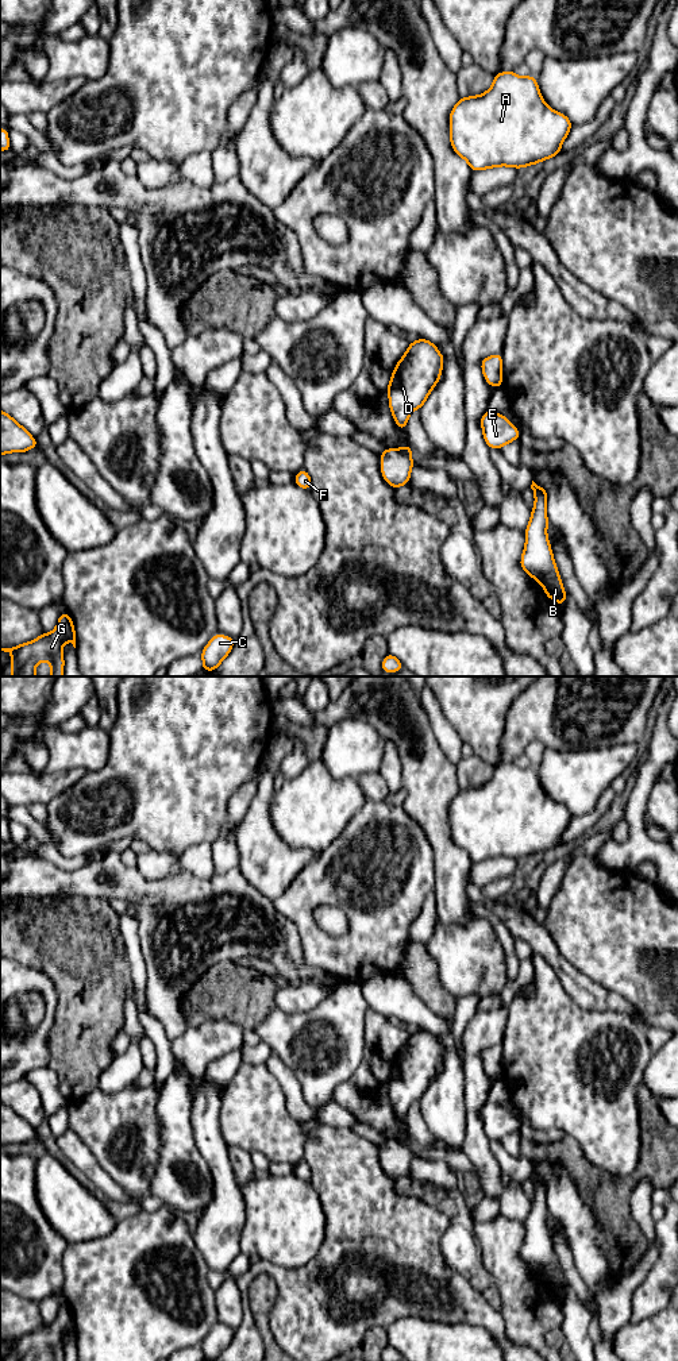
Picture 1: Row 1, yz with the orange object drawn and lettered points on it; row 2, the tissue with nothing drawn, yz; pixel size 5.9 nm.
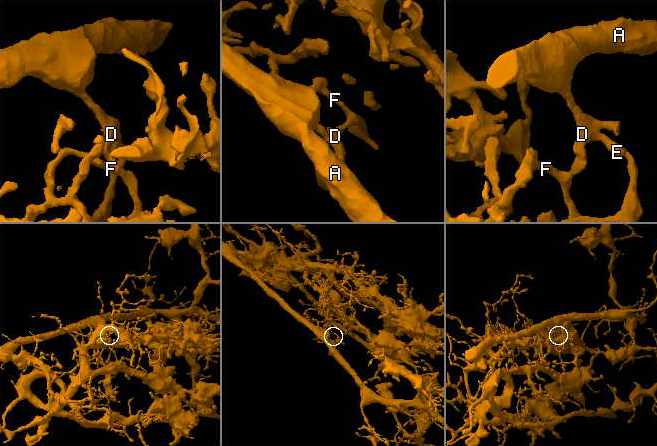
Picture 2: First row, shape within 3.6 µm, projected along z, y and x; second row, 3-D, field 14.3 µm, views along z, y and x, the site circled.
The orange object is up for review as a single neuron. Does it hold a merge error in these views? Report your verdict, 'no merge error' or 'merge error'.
merge error

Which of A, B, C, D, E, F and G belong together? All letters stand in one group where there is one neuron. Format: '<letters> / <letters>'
A B D E / C F G

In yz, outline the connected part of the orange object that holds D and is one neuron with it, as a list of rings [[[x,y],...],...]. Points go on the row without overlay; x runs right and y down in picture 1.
[[[427,1030],[409,1034],[396,1056],[388,1077],[389,1099],[400,1121],[407,1121],[411,1104],[420,1100],[442,1068],[444,1049]]]

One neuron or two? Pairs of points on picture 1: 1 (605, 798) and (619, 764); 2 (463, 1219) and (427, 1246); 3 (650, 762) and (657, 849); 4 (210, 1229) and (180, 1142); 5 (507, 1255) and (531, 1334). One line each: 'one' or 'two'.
1: two
2: two
3: one
4: two
5: one

